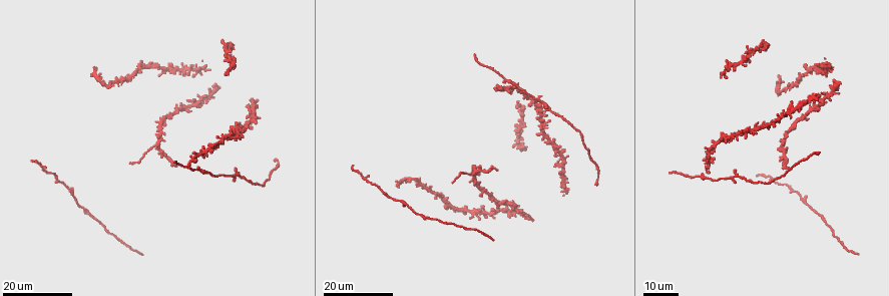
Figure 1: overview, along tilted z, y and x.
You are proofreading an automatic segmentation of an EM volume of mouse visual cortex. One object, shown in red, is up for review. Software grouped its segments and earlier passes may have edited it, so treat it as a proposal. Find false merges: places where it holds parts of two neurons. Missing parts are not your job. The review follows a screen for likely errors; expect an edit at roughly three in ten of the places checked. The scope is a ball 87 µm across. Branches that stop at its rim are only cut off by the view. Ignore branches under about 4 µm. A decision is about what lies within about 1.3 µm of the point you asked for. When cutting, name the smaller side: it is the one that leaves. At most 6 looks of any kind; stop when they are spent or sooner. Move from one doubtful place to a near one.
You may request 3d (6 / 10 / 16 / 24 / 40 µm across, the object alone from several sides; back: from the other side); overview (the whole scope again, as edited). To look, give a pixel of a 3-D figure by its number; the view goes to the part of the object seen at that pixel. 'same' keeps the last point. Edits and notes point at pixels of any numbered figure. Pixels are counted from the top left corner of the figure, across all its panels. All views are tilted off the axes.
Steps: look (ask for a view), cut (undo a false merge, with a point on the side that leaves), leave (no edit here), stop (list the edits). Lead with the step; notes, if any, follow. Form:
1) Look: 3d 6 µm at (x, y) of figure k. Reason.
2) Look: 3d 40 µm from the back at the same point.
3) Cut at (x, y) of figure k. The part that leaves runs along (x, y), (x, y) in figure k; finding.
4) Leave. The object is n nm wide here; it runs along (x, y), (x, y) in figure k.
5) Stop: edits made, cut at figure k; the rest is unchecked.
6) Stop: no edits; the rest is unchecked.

Look: 3d 24 µm at (403, 202) of figure 1. Branch point.

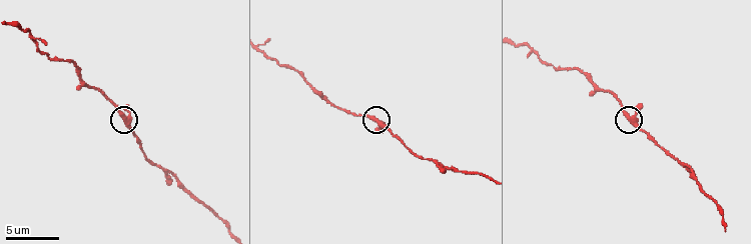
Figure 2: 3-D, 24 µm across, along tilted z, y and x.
Look: 3d 10 µm at (376, 120) of figure 2. Zoom in.

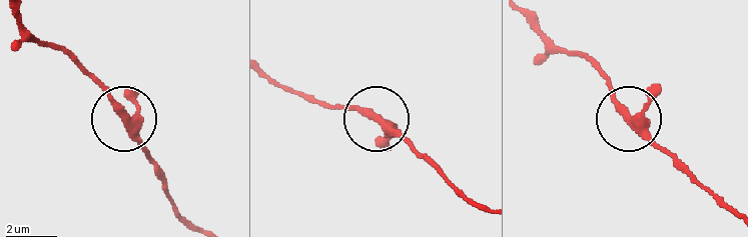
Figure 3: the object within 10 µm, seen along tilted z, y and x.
Leave. The object is 320 nm wide here; one neuron here.

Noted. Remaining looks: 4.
Look: 3d 16 µm at (201, 169) of figure 1. Three-way junction.

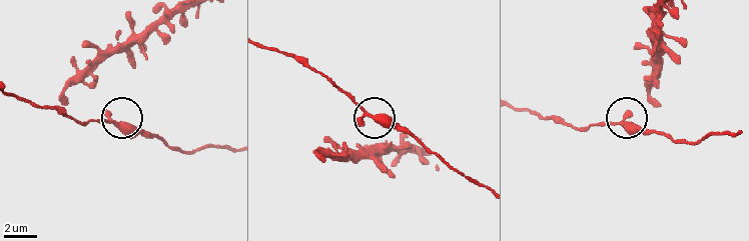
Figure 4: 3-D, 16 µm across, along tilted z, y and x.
Look: 3d 10 µm at (112, 122) of figure 4.

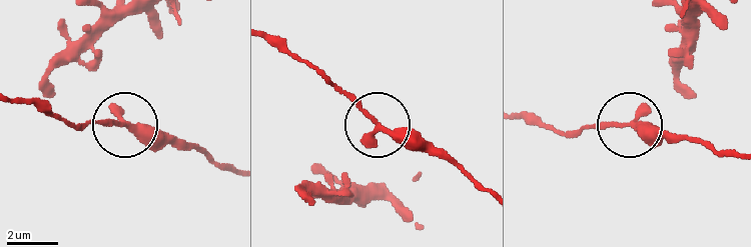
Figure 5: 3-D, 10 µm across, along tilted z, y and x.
Leave. The side arm is 13 µm long; one neuron here.

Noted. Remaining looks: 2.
Look: 3d 24 µm at (475, 173) of figure 1.

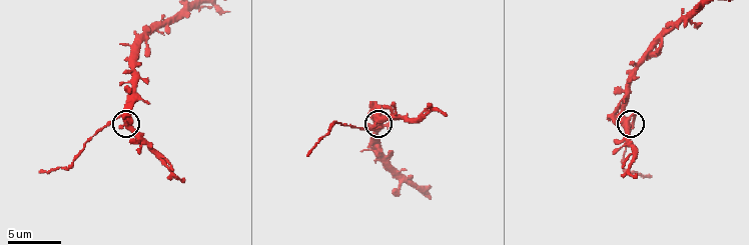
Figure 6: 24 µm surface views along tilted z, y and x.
Look: 3d 6 µm at (378, 119) of figure 6.

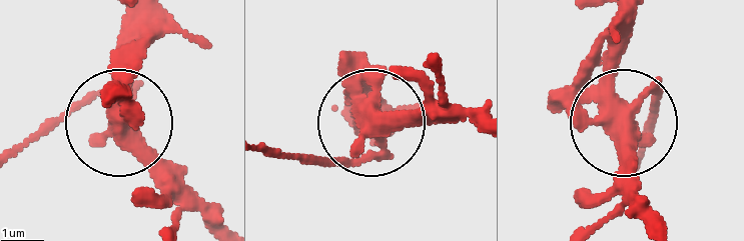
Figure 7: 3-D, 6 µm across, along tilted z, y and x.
Cut at (72, 109) of figure 7. The object is 400 nm wide here; the part that leaves runs along (383, 151), (263, 151) in figure 7; two neurons meet here.

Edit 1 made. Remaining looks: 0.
Stop: edits made, cut at figure 7; the rest is unchecked.

